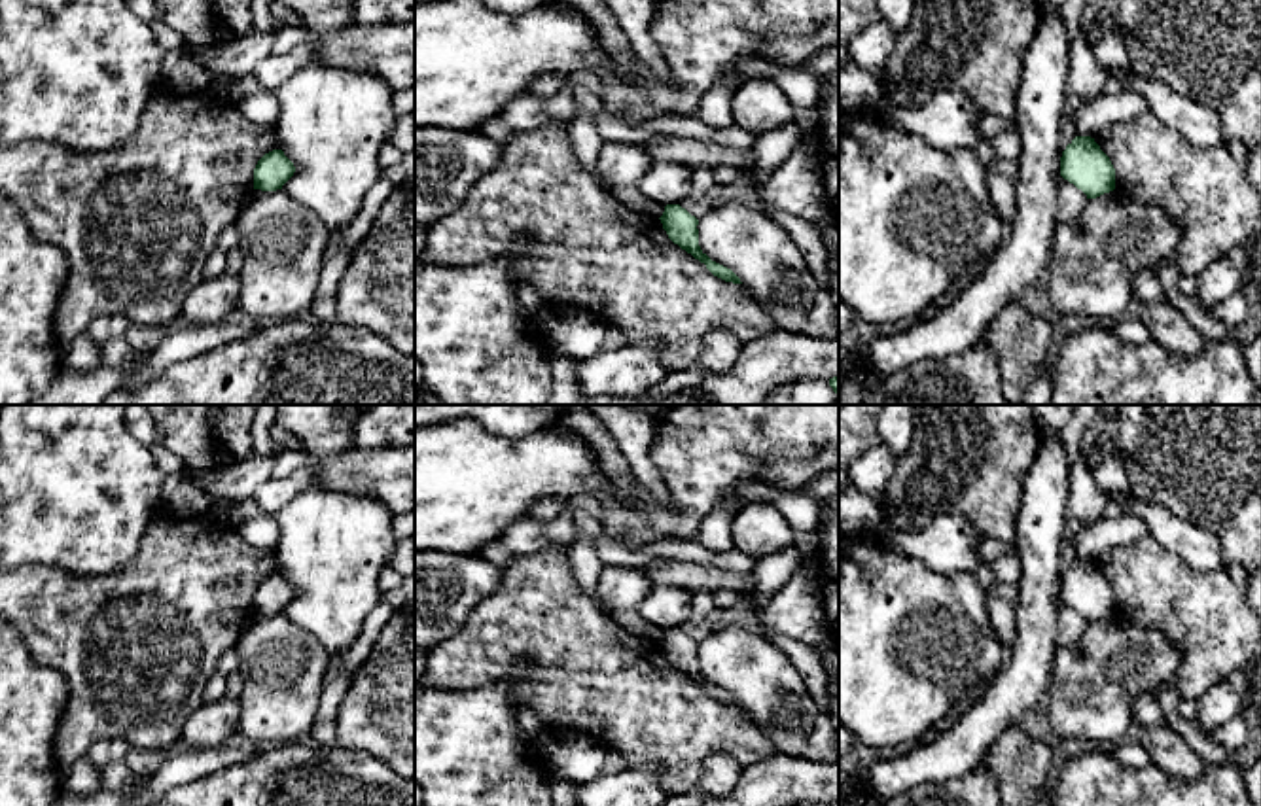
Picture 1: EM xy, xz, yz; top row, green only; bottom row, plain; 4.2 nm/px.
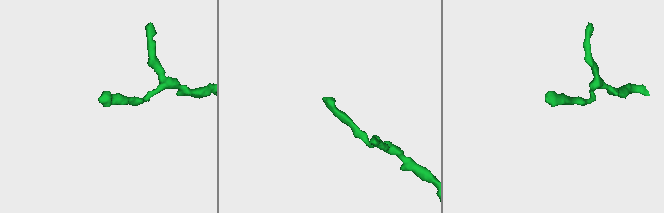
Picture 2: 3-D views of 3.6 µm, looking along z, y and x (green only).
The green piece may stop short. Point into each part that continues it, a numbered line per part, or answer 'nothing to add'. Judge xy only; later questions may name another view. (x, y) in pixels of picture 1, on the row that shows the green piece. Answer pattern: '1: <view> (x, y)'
nothing to add

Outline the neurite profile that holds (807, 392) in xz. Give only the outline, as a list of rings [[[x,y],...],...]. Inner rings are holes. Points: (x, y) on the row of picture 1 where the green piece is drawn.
[[[826,380],[780,384],[763,405],[835,405],[837,394]]]

